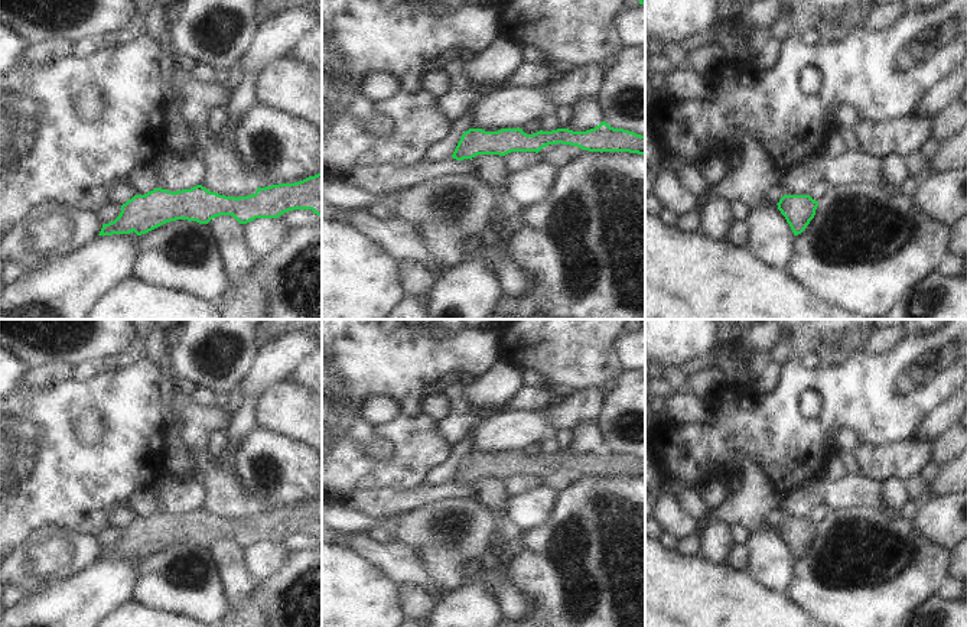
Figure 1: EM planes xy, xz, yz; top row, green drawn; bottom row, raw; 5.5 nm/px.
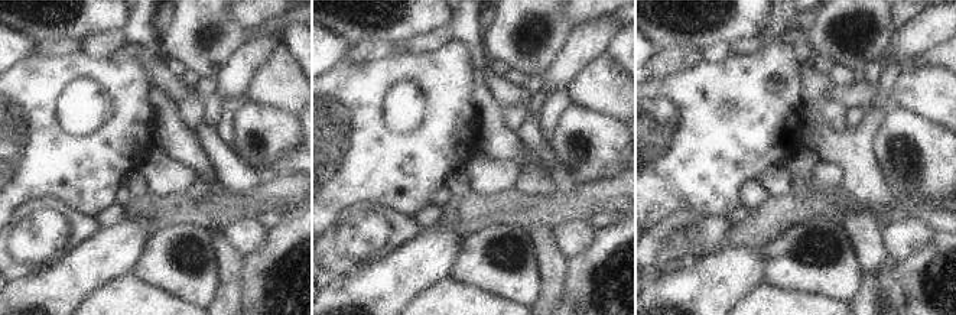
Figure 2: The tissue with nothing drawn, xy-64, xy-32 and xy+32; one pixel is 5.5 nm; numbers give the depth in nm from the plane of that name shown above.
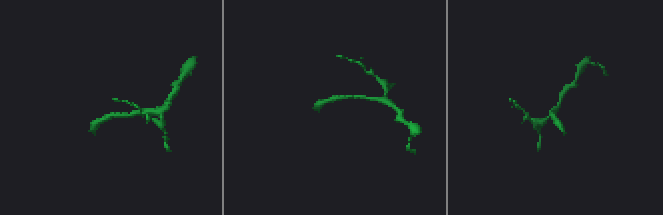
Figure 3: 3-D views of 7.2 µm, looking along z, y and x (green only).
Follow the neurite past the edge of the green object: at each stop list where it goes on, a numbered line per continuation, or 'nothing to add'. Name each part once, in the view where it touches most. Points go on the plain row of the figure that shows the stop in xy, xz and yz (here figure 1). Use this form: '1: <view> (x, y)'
nothing to add

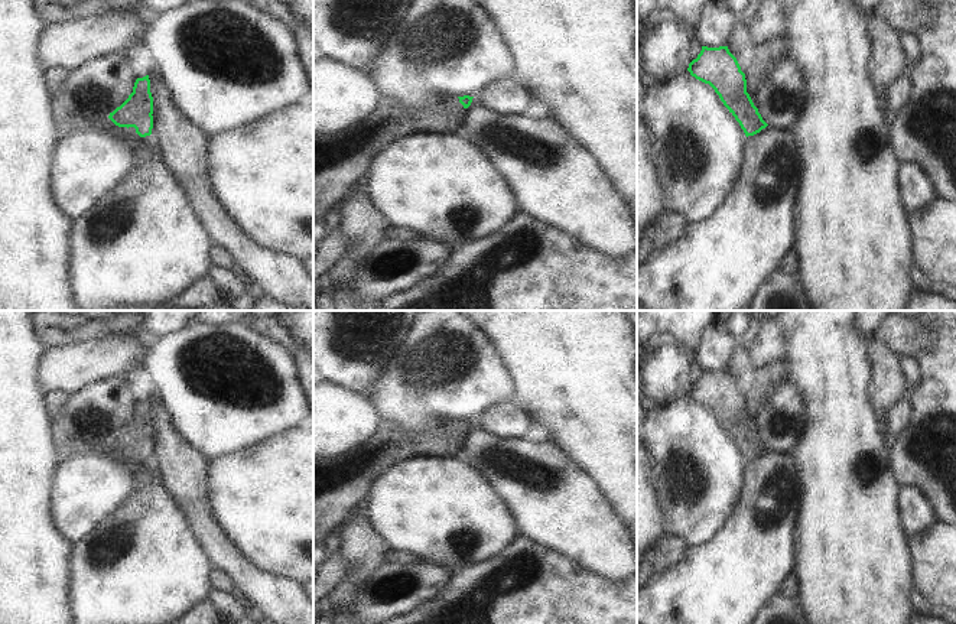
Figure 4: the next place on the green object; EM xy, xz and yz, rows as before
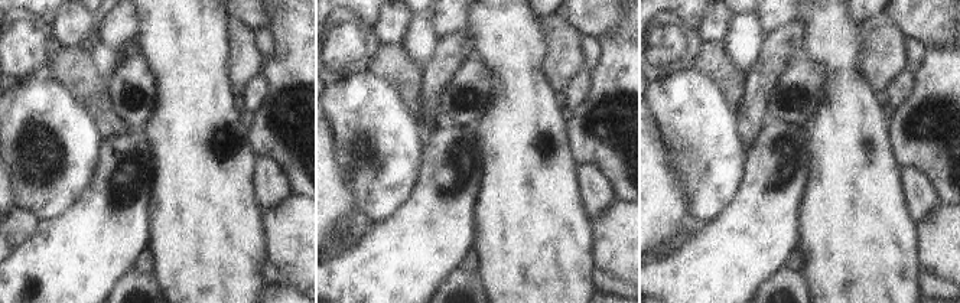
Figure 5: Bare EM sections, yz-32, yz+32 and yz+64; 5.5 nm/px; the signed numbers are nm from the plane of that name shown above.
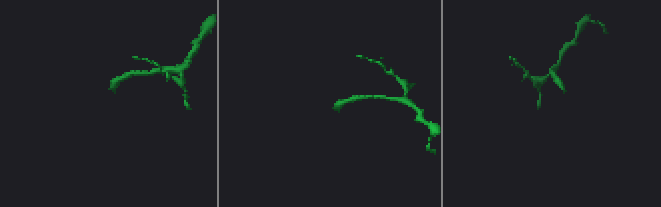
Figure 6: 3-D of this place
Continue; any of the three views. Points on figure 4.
1: xy (72, 447)

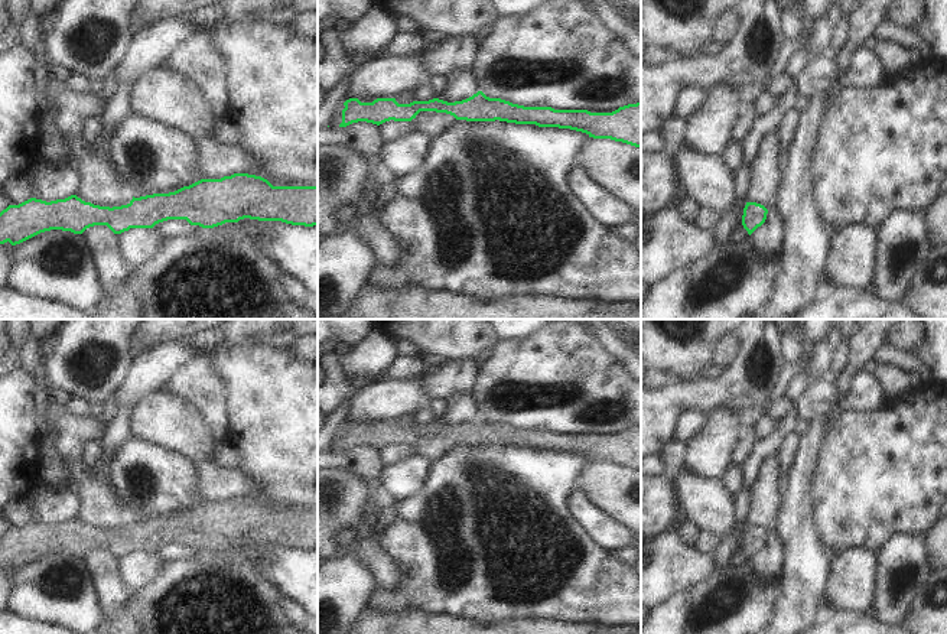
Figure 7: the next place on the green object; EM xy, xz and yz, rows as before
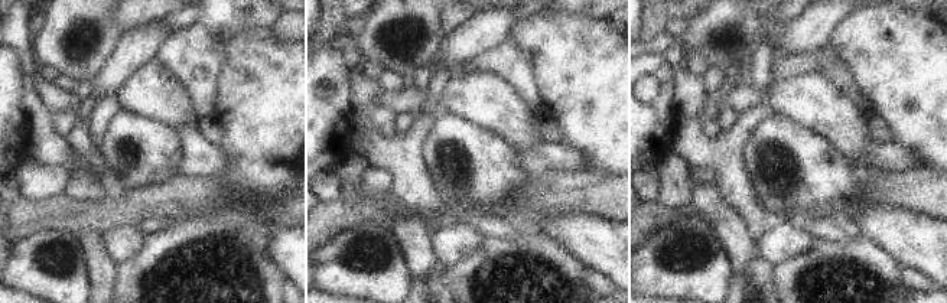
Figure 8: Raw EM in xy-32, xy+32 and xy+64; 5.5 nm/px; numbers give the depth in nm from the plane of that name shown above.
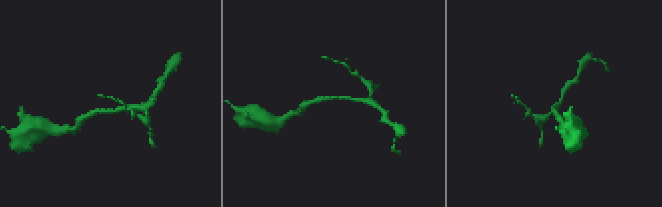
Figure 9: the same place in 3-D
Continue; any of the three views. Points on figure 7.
nothing to add

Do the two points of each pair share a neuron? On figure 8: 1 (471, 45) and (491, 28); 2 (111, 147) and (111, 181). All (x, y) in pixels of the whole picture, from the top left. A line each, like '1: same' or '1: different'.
1: same
2: different

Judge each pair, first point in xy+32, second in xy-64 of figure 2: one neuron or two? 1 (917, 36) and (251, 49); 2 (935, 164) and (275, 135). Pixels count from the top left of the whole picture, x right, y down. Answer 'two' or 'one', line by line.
1: one
2: one

